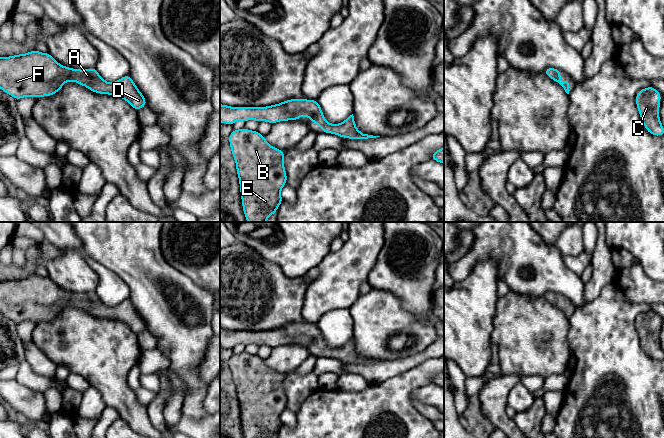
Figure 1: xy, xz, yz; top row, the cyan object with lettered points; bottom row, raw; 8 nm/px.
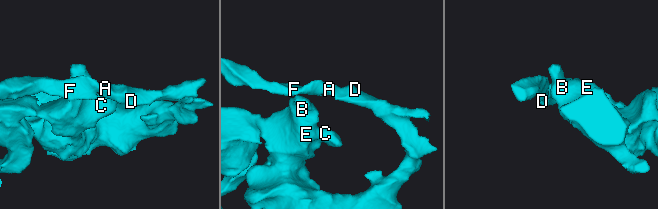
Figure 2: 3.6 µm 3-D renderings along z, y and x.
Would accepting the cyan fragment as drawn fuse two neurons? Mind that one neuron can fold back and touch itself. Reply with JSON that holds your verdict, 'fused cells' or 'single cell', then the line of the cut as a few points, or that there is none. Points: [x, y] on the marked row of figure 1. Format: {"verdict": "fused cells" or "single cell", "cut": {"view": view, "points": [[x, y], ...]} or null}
{"verdict": "single cell", "cut": null}

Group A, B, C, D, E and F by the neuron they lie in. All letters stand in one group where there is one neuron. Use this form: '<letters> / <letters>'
A B C D E F

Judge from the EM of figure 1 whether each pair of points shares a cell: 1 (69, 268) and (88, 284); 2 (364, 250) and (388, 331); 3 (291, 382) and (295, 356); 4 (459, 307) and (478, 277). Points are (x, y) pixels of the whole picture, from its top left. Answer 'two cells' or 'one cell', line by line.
1: one cell
2: two cells
3: two cells
4: one cell

